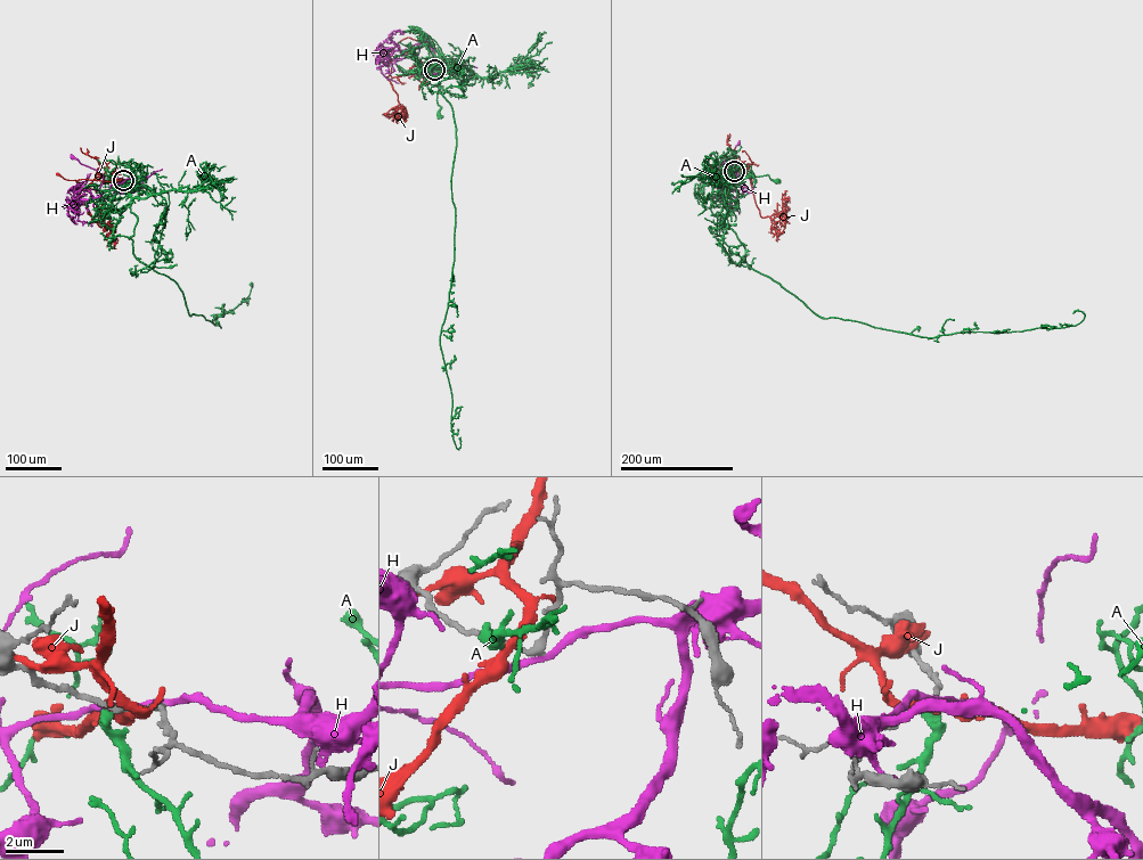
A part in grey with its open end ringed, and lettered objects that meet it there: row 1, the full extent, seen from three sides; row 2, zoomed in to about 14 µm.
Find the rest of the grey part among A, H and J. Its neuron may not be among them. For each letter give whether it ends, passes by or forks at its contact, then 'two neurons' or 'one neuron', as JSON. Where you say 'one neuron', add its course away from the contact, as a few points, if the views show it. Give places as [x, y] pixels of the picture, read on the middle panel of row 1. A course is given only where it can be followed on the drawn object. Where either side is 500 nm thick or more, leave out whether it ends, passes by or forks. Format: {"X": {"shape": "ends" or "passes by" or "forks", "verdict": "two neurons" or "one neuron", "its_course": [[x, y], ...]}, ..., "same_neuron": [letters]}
{"A": {"shape": "ends", "verdict": "two neurons"}, "H": {"shape": "passes by", "verdict": "two neurons"}, "J": {"shape": "passes by", "verdict": "two neurons"}, "same_neuron": []}

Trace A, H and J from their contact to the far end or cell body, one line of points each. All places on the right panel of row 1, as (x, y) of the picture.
A: (734, 171), (731, 179), (733, 185), (767, 174), (777, 181)
H: (734, 171), (721, 168), (708, 172), (712, 179), (715, 170), (739, 144)
J: (734, 171), (709, 165), (734, 168), (729, 164), (732, 158)

